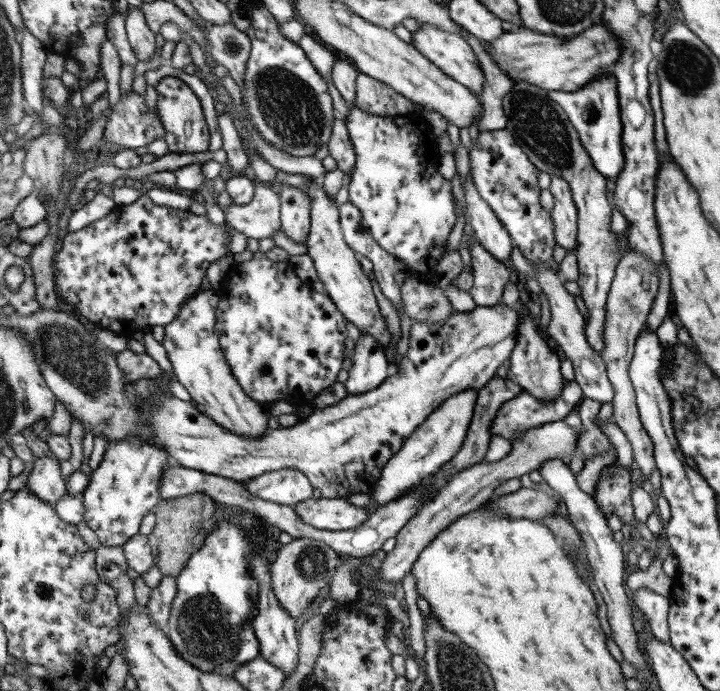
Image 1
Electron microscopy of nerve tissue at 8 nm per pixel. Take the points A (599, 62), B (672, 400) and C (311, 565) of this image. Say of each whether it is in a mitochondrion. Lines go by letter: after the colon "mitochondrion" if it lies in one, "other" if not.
A: other
B: other
C: mitochondrion

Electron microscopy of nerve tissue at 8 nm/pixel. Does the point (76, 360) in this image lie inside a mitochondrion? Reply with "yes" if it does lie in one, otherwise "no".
yes

